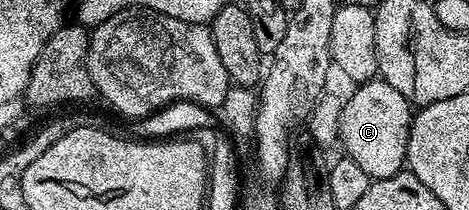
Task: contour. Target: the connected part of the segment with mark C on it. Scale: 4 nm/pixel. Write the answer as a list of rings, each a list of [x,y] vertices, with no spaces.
[[[383,80],[361,82],[340,107],[340,140],[343,153],[362,167],[369,179],[389,178],[401,173],[408,161],[408,137],[414,117],[413,107],[395,88]]]

